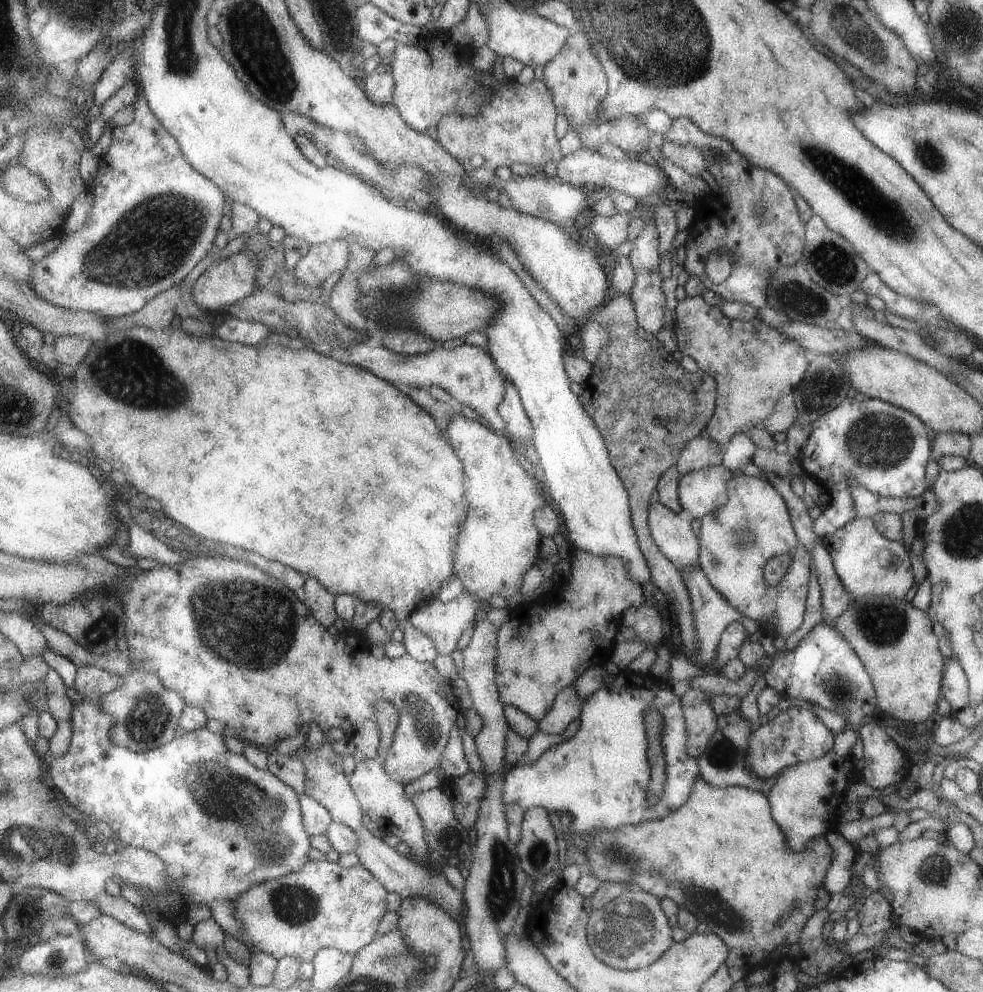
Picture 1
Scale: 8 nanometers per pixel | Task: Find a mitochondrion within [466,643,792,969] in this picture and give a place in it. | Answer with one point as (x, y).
(710, 905)

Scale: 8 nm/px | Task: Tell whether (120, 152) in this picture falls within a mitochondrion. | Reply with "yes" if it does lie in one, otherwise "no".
no

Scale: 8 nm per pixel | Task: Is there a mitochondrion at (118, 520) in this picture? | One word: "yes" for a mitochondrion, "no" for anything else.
no

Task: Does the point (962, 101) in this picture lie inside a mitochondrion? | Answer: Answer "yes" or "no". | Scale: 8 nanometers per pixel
no

